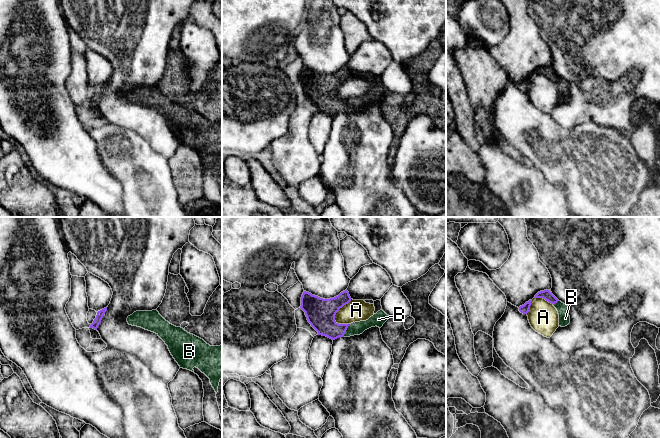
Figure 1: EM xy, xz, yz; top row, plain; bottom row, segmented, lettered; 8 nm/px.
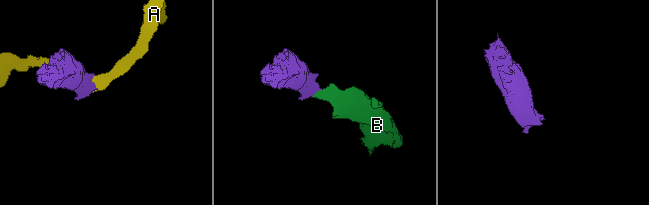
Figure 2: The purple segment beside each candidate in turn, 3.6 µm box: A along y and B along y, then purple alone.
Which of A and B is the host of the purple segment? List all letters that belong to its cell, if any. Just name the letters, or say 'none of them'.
B

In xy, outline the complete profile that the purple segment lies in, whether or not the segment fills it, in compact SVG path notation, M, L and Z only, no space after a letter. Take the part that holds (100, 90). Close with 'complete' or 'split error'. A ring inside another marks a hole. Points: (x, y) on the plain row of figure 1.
M107 83L97 88L96 94L94 95L93 99L90 101L90 104L97 106L106 87L107 87Z | complete

